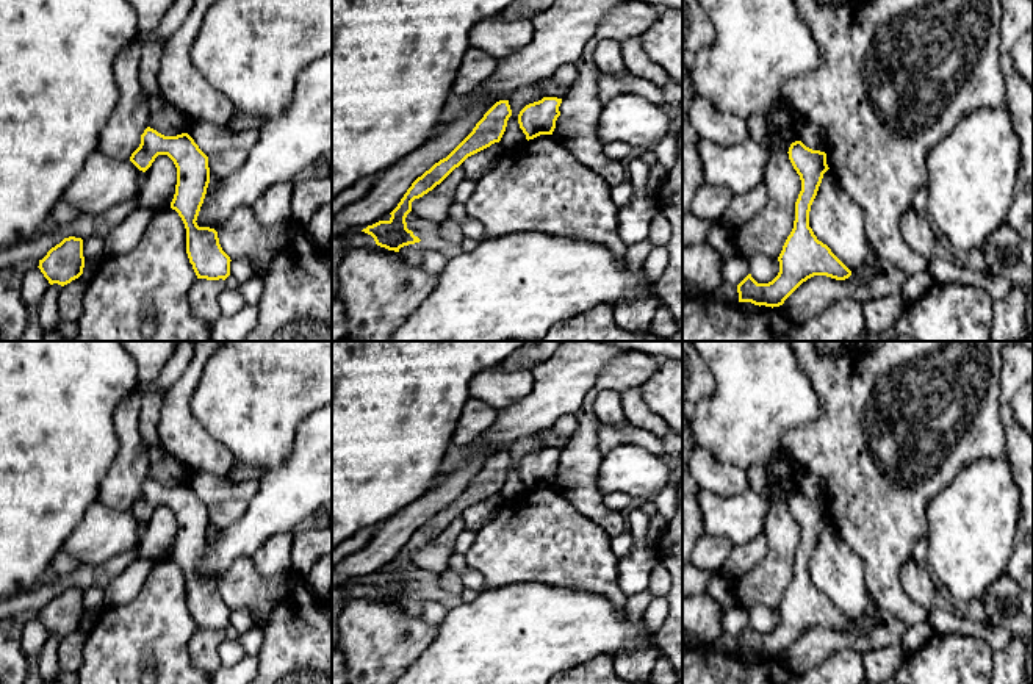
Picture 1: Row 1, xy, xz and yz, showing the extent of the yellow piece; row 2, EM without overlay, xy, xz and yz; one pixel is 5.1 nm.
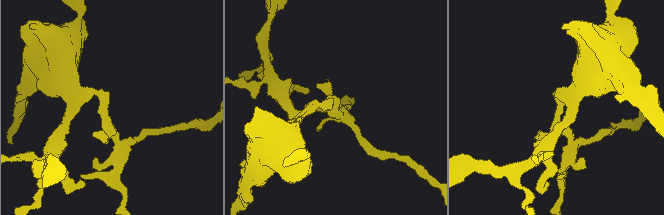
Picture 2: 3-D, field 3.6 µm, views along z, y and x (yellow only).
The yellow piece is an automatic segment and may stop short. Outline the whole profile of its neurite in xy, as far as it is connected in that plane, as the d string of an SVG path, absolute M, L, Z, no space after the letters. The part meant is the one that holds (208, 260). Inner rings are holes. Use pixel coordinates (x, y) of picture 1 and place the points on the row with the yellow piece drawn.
M147 127L130 161L146 172L158 155L167 155L177 167L175 194L171 208L186 229L186 254L197 279L225 280L230 275L230 257L222 250L218 232L199 227L197 216L210 183L208 157L188 133L164 136Z

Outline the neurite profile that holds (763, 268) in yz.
M756 254L748 260L748 268L751 277L758 283L768 283L779 272L779 261L778 258L768 257L765 254Z

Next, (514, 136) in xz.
M542 81L523 86L507 99L512 116L509 117L506 131L499 141L506 150L515 149L527 141L526 135L520 128L518 114L526 105L543 99L540 86Z

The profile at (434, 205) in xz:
M455 167L440 185L412 202L412 211L435 224L449 218L449 208L455 202L457 185L465 178L463 169Z

